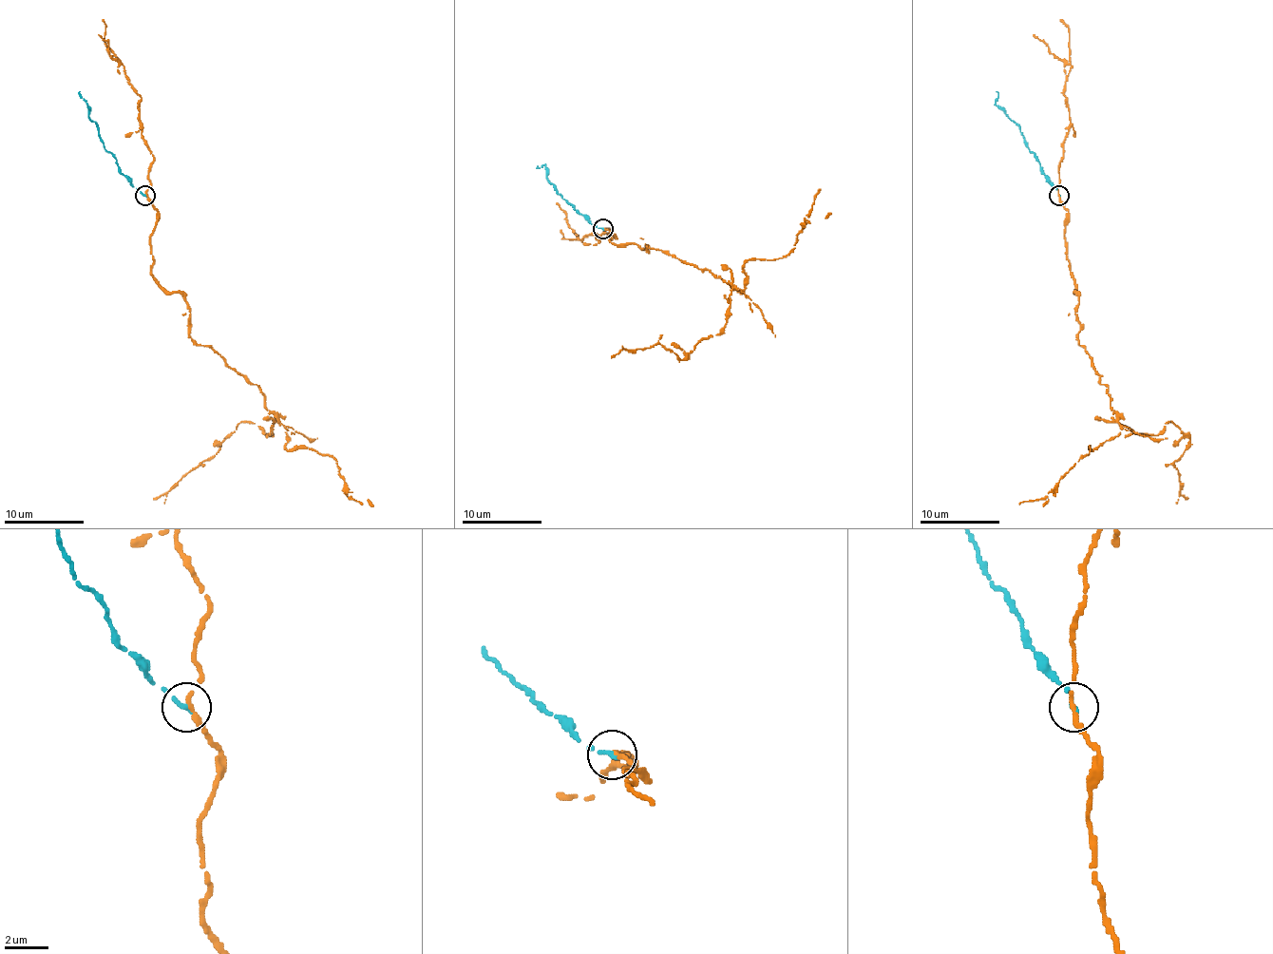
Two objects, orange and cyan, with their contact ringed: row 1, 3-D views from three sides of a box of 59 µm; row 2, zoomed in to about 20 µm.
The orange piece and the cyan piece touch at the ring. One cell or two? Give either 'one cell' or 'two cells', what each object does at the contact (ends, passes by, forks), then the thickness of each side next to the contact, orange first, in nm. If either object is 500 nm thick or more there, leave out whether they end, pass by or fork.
two cells; orange passes by; cyan ends there; 220 nm thick on the orange side, 220 nm on the other

